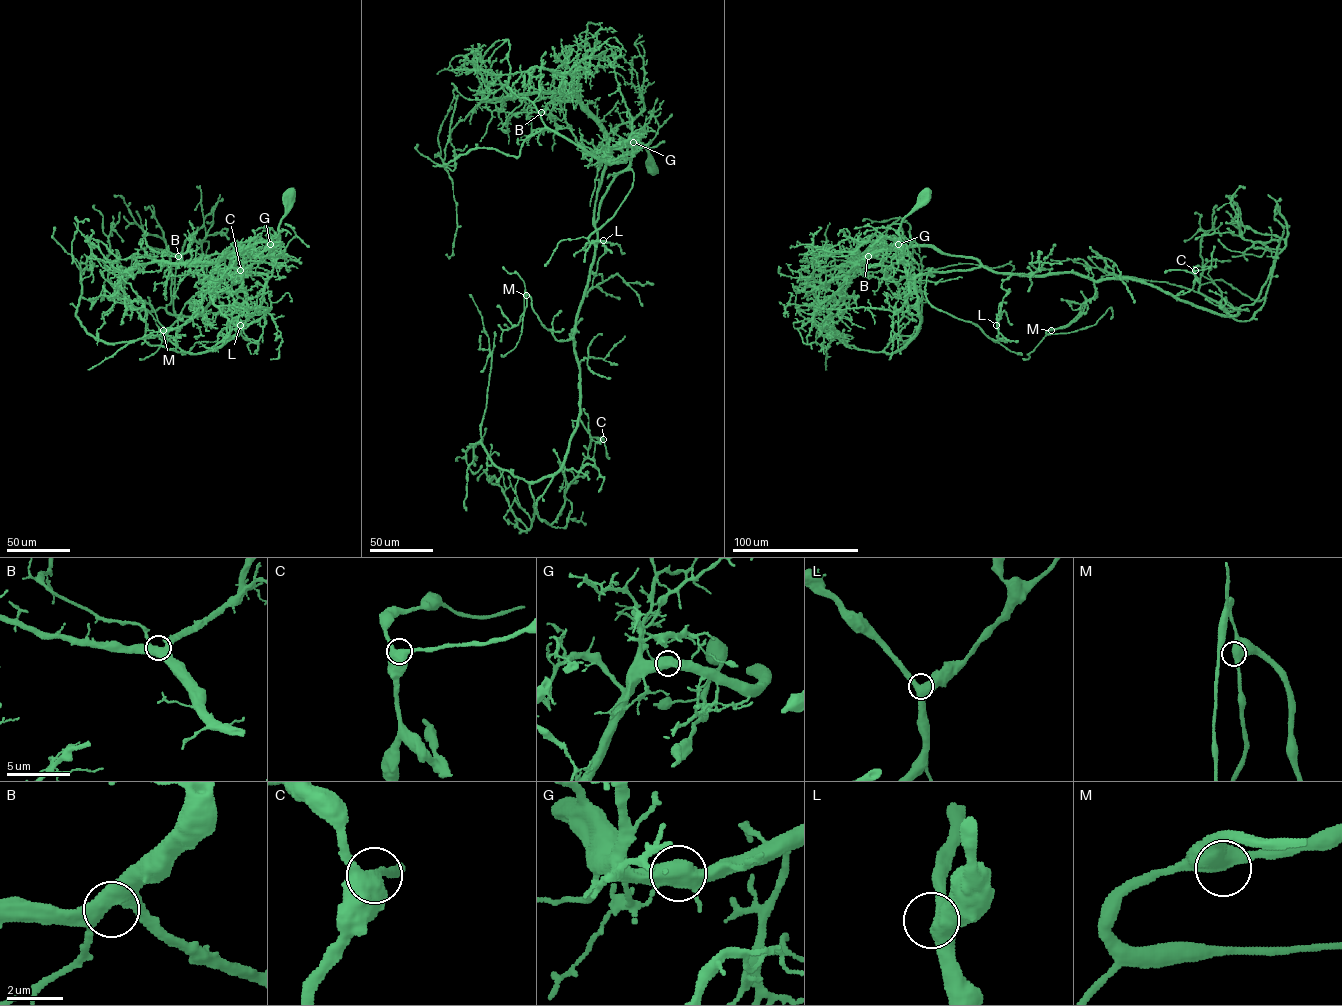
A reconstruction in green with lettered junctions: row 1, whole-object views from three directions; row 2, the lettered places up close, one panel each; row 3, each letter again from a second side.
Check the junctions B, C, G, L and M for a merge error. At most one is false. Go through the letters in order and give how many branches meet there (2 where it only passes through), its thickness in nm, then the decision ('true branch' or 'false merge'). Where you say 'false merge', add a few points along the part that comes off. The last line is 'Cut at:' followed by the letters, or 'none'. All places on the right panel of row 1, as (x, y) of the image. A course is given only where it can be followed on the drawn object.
B: branches 3; calibre 440 nm; true branch
C: branches 3; calibre 440 nm; true branch
G: branches 3; calibre 550 nm; true branch
L: branches 3; calibre 460 nm; true branch
M: branches 2; calibre 500 nm; true branch
Cut at: none

